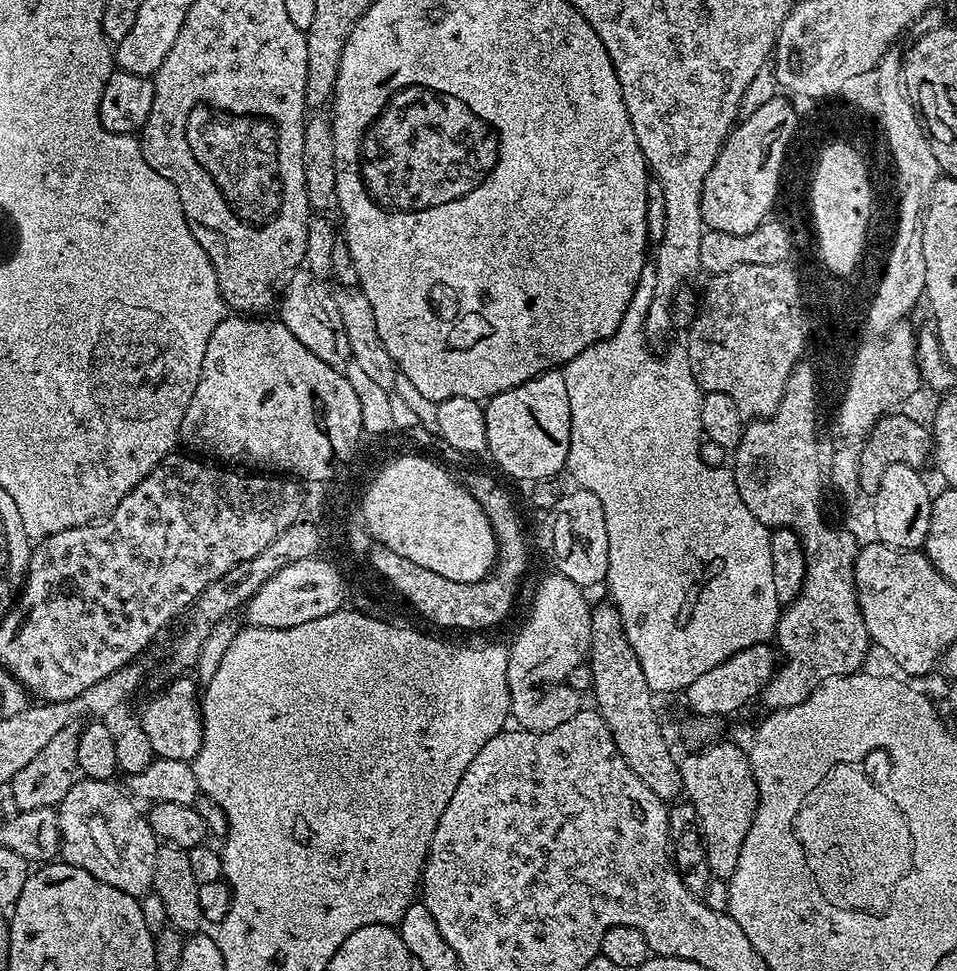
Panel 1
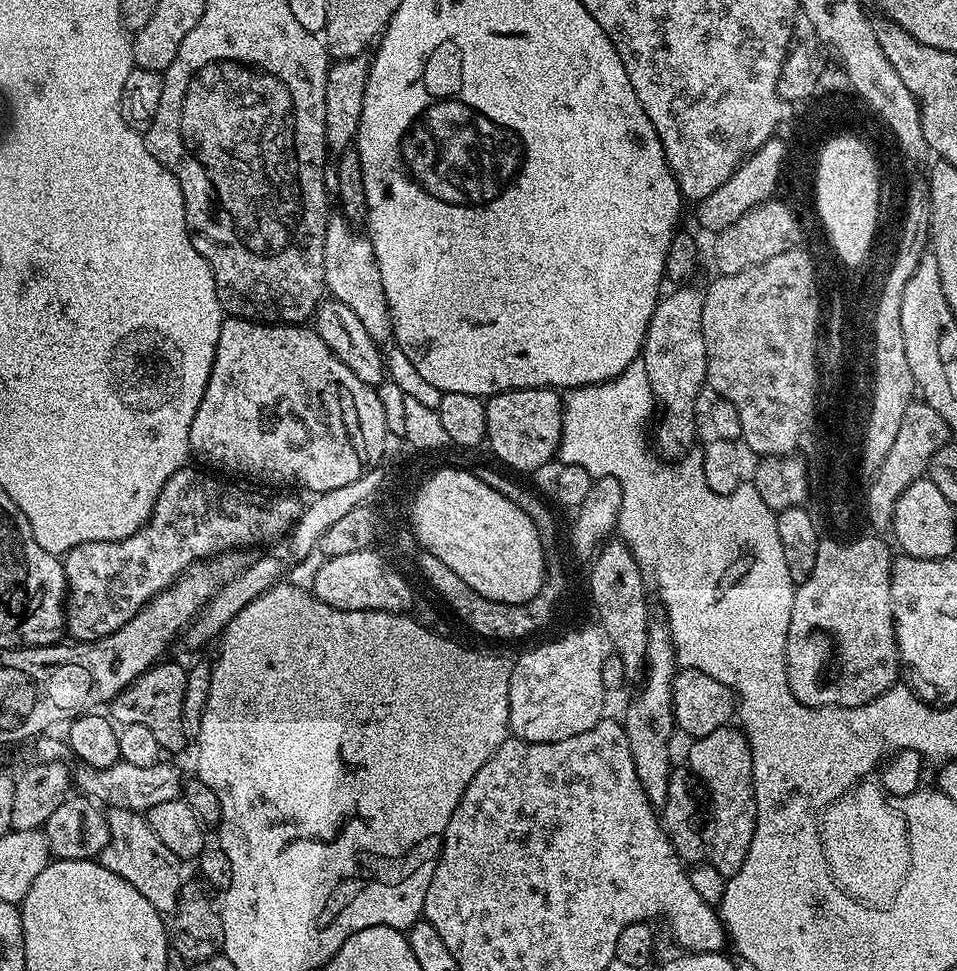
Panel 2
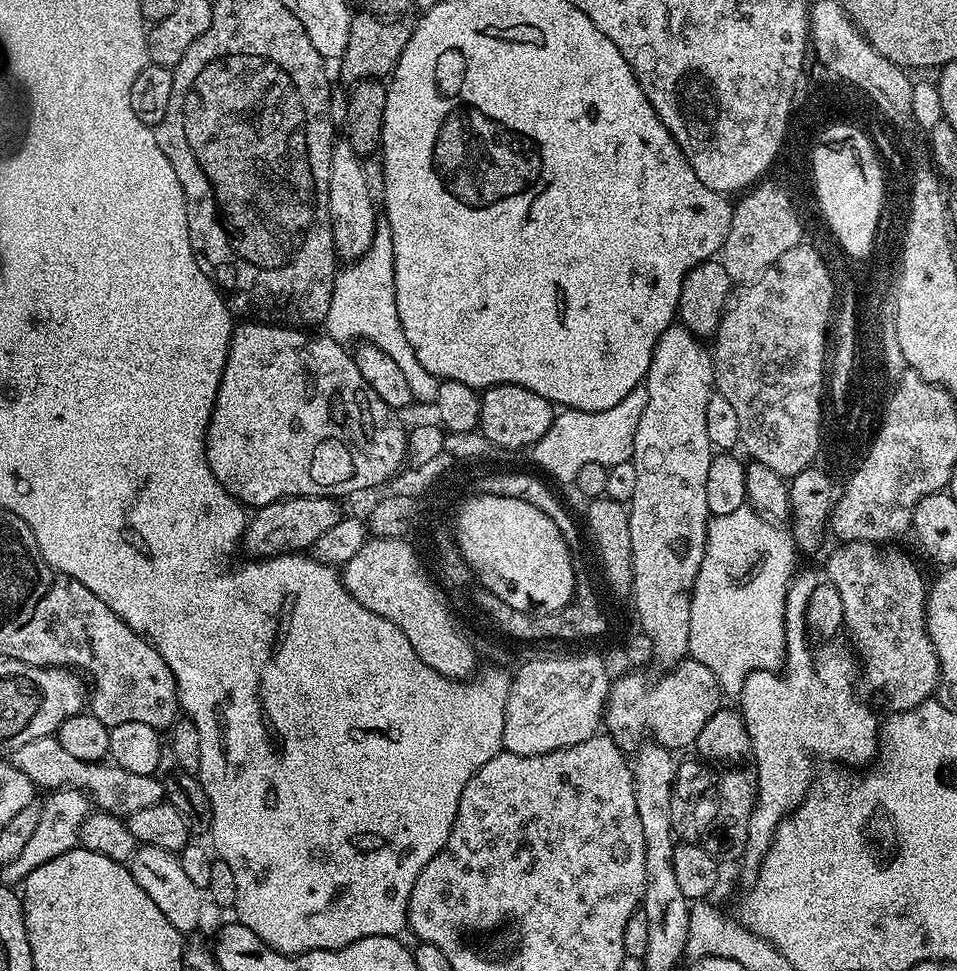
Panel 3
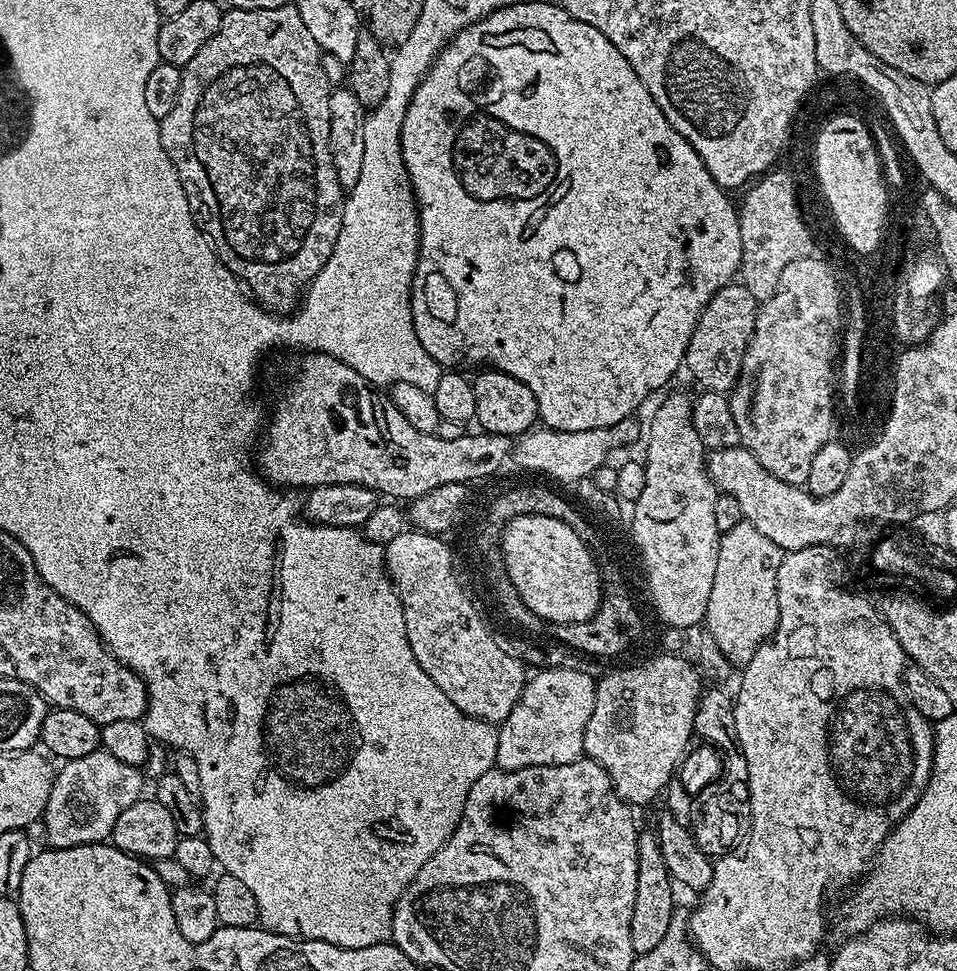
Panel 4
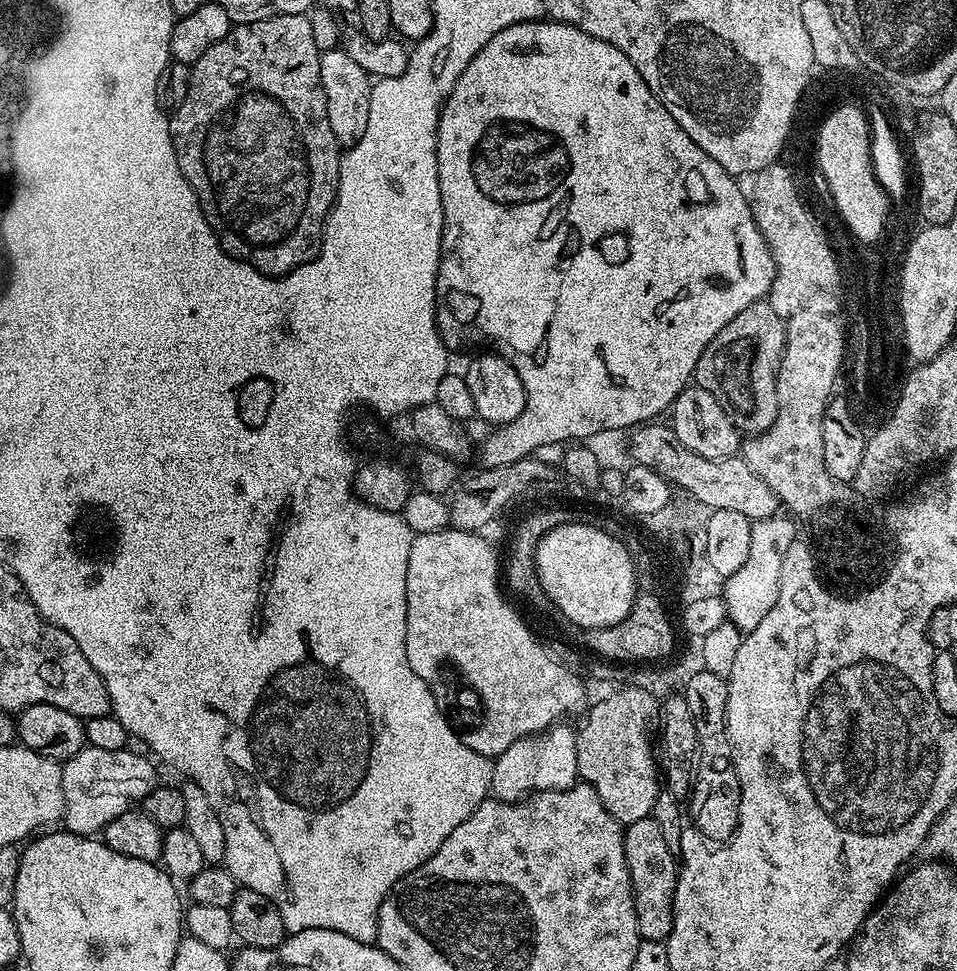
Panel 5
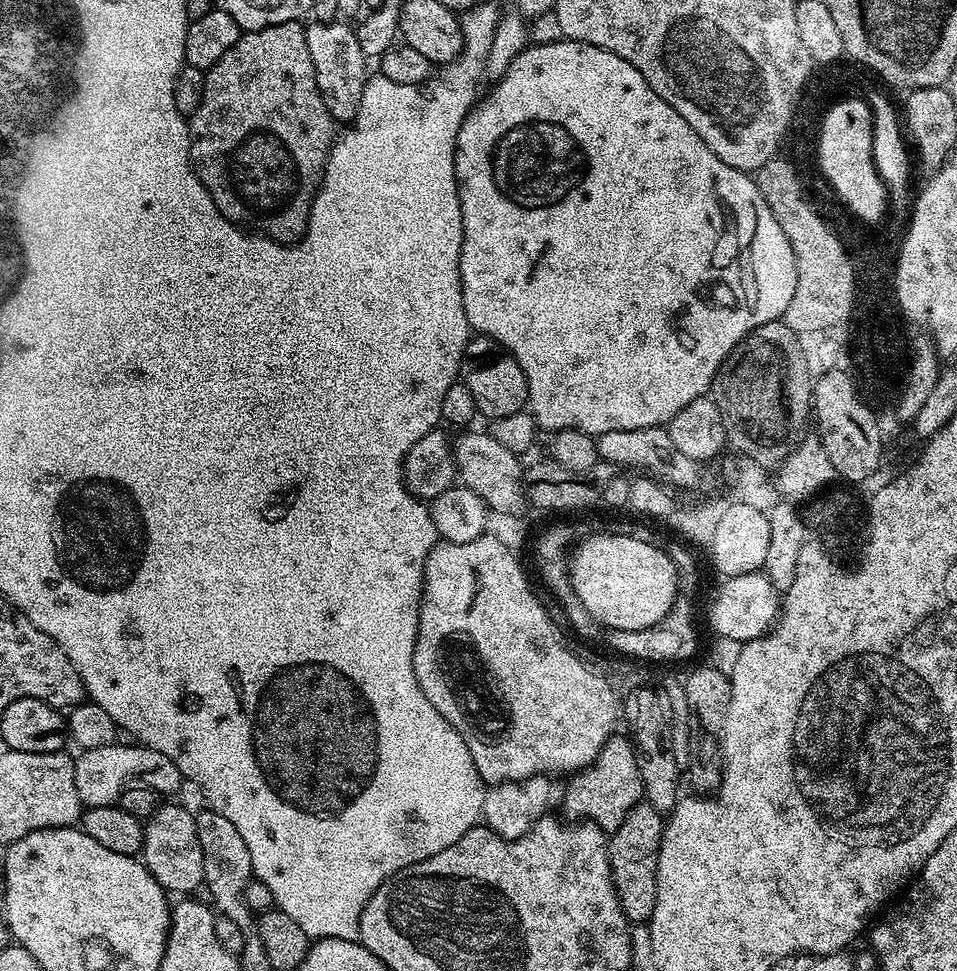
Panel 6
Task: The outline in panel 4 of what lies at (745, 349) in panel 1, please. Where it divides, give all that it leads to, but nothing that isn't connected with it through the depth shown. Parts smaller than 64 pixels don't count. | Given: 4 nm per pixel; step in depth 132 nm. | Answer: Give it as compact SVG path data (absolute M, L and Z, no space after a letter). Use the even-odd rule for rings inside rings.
M798 258L790 262L782 270L778 290L759 305L752 341L742 358L740 377L728 396L740 444L749 448L754 458L758 458L774 478L782 478L782 482L807 485L814 454L818 454L820 447L833 435L832 407L835 409L838 404L838 388L835 383L832 385L832 379L835 381L838 376L838 337L841 332L842 318L836 314L836 284L832 284L828 268L816 264L816 260Z

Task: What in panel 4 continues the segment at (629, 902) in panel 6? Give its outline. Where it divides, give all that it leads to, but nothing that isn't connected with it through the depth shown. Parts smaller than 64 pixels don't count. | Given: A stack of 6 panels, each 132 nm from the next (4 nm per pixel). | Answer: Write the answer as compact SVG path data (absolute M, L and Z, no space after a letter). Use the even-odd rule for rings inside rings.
M641 831L636 838L636 879L632 889L632 913L626 929L626 944L635 955L646 954L654 949L666 935L670 927L674 881L666 870L666 862L662 862L662 846L658 846L655 831Z

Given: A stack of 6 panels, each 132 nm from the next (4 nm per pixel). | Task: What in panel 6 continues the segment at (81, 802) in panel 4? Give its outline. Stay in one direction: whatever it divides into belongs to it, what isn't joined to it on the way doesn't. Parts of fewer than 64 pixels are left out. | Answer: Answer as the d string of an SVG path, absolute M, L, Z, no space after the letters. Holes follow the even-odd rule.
M117 742L110 746L102 746L98 750L85 748L79 753L80 756L75 757L74 786L78 786L78 798L84 808L116 804L120 798L120 791L128 787L133 778L143 777L140 776L143 772L148 772L146 782L156 792L167 794L179 790L182 783L180 771L178 766L174 766L174 762L170 762L170 758L166 758L166 754L158 754L158 750L153 748L128 744Z

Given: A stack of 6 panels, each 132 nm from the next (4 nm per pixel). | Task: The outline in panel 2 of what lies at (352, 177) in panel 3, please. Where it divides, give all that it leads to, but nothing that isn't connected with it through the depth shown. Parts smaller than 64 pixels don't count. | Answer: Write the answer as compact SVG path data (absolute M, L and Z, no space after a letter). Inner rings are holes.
M342 214L329 215L326 242L322 246L324 287L335 299L342 301L366 326L366 334L381 346L392 340L392 310L382 290L382 274L374 258L374 246L363 231L357 230Z

